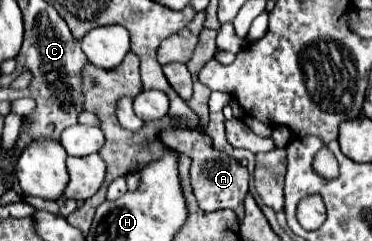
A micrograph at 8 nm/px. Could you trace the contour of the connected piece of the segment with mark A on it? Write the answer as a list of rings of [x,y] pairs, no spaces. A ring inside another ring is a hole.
[[[165,130],[161,134],[161,138],[169,148],[187,154],[193,160],[191,162],[191,188],[193,188],[193,194],[199,202],[199,208],[205,210],[205,212],[229,208],[237,214],[237,222],[241,222],[243,216],[245,216],[245,196],[249,192],[249,172],[247,172],[247,168],[243,168],[235,158],[229,158],[223,152],[217,152],[211,146],[209,136],[205,136],[201,132],[195,132],[195,130]]]

